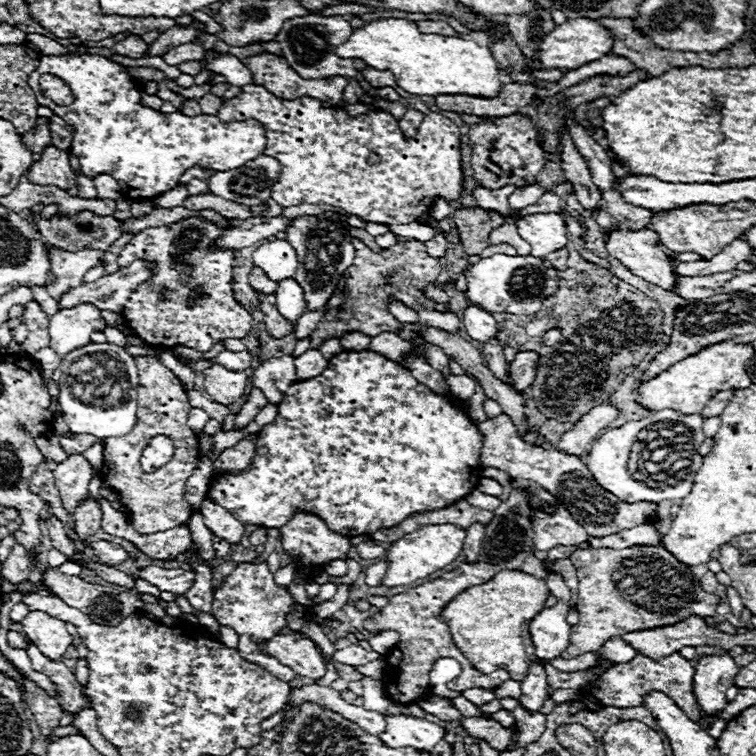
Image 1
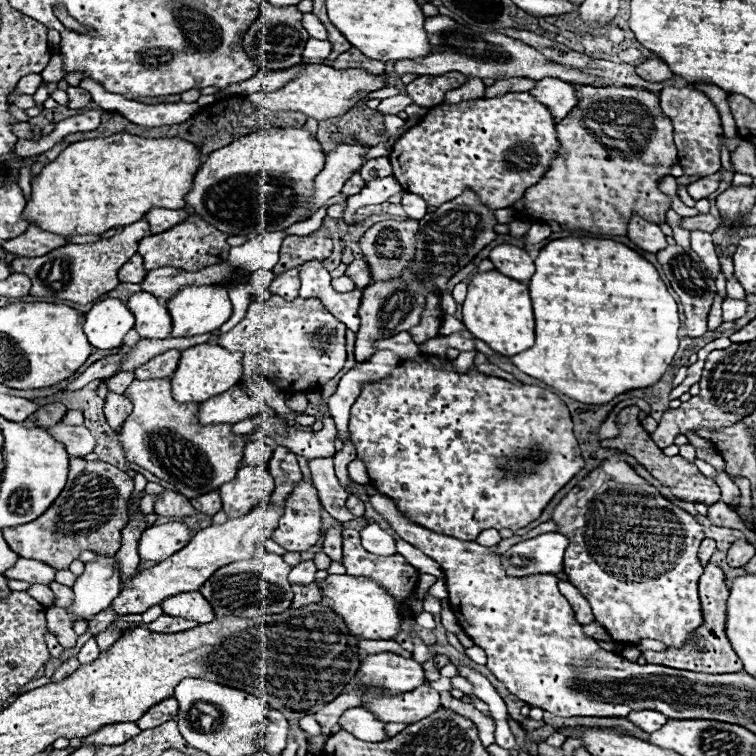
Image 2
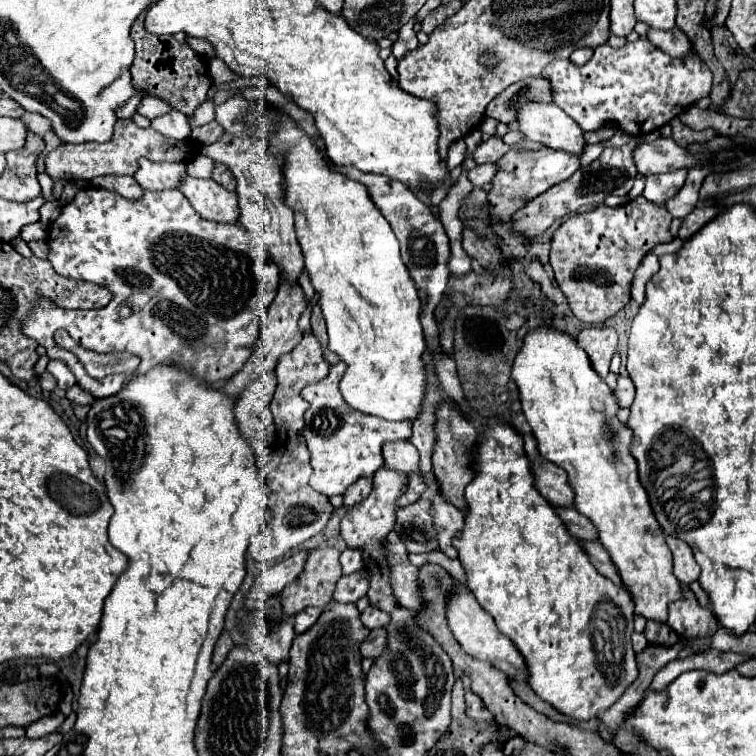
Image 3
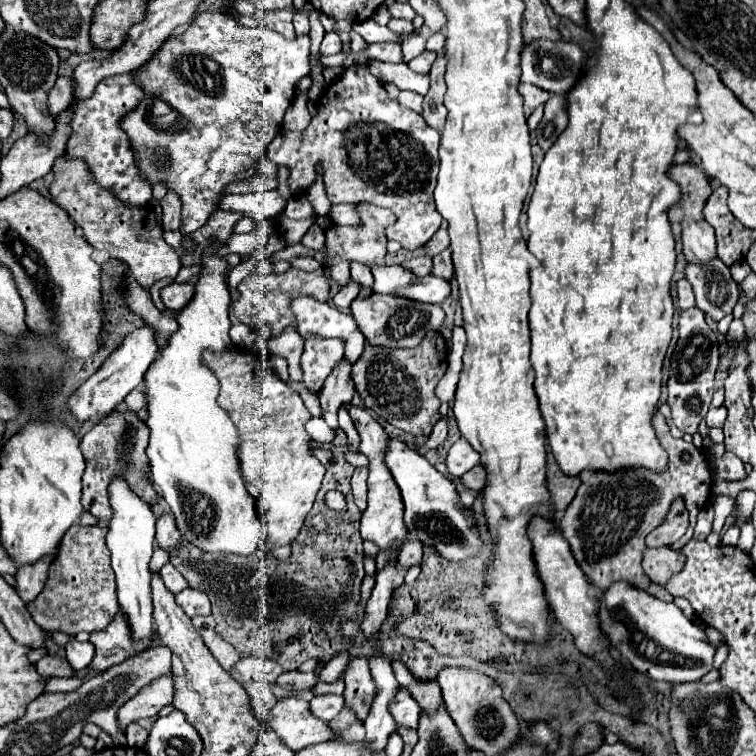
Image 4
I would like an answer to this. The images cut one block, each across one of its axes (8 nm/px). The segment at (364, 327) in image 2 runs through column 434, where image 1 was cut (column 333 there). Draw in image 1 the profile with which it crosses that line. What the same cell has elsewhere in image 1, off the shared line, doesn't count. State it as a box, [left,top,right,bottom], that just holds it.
[284,212,356,310]

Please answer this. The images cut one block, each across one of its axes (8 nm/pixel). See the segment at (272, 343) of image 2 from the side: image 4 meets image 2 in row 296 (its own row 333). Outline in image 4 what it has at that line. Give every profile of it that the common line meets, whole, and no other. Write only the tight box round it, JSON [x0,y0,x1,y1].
[232,268,330,336]

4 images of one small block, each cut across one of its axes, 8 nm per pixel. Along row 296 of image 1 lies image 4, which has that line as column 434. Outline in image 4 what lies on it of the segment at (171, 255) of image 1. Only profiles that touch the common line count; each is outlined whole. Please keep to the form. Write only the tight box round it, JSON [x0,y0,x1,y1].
[268,64,442,250]

